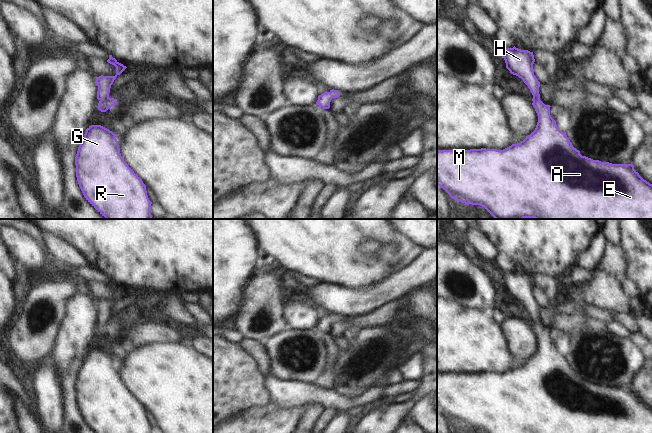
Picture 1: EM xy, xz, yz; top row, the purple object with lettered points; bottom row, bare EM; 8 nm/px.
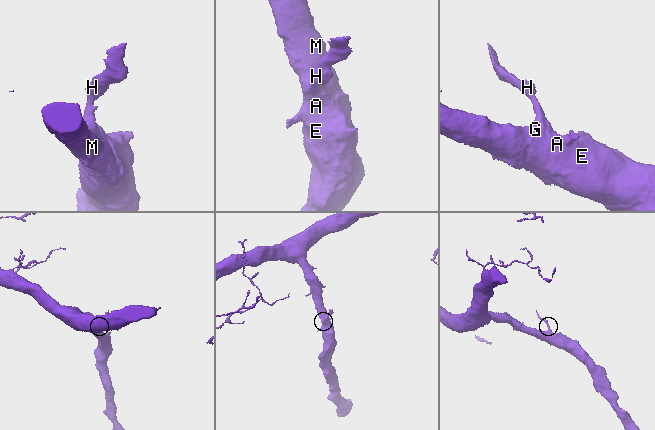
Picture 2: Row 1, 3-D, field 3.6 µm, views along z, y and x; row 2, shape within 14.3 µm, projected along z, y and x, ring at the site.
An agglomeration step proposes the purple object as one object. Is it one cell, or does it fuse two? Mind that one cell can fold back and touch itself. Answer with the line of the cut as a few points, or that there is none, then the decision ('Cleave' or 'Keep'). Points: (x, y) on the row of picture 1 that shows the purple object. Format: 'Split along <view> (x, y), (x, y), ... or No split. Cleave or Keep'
No split. Keep.

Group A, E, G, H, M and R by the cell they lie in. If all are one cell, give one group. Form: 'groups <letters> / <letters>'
groups A E G H M R

